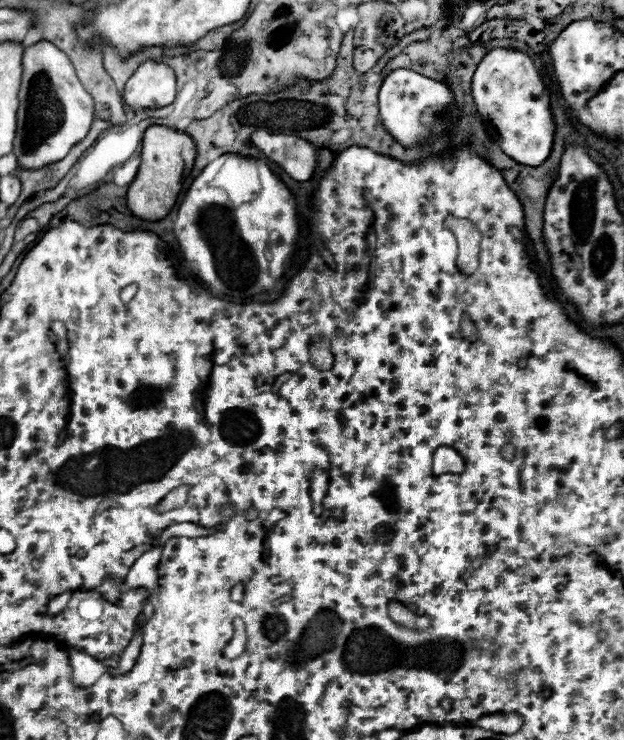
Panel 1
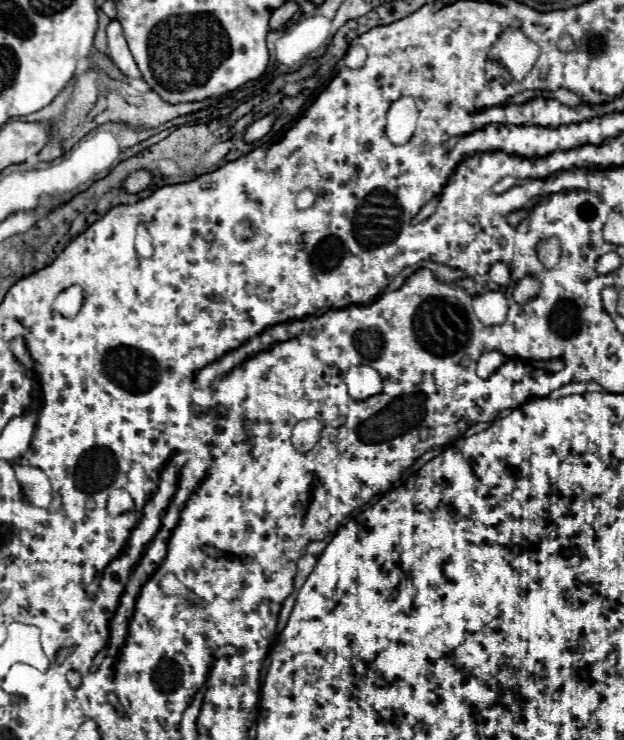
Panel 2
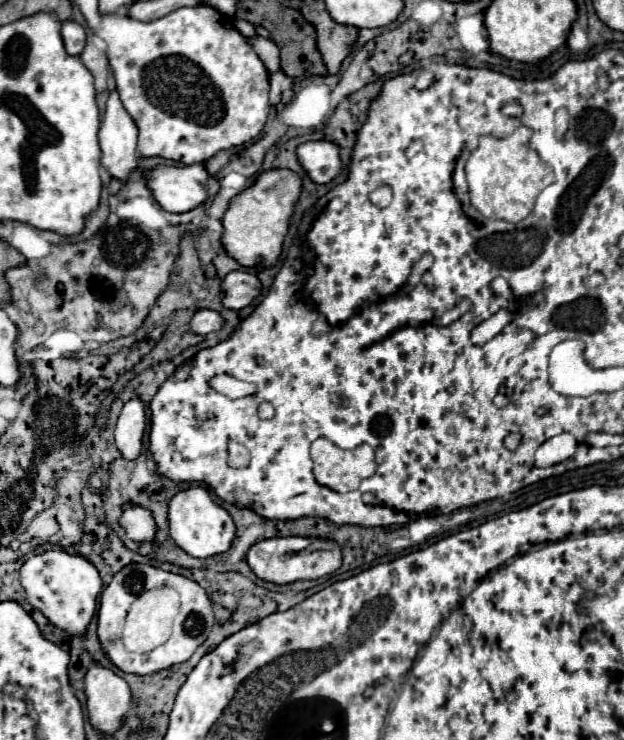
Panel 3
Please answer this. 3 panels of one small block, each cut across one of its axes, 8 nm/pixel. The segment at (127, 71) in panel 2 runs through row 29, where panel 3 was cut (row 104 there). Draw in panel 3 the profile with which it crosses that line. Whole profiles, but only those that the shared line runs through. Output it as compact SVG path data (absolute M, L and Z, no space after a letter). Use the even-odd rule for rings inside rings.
M112 92L98 132L98 142L102 150L102 166L106 168L110 178L122 184L126 184L128 178L138 168L136 136L138 130L132 118L118 100L118 94Z

